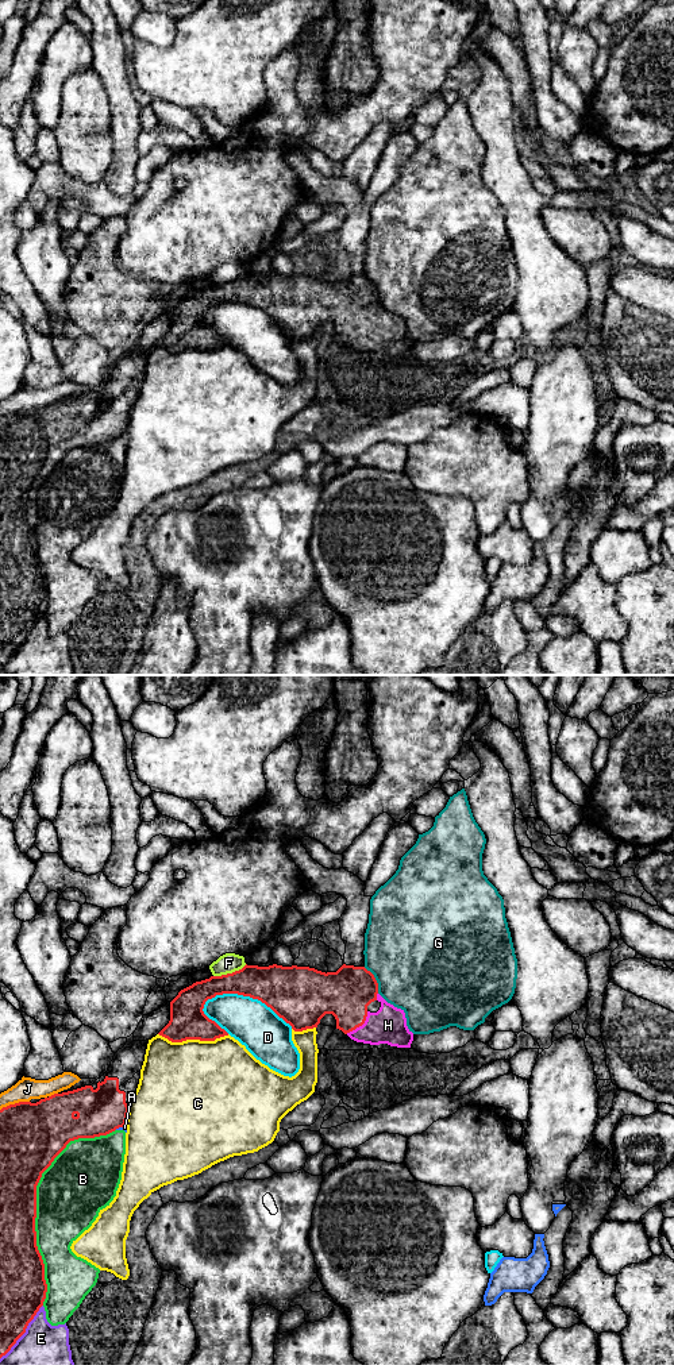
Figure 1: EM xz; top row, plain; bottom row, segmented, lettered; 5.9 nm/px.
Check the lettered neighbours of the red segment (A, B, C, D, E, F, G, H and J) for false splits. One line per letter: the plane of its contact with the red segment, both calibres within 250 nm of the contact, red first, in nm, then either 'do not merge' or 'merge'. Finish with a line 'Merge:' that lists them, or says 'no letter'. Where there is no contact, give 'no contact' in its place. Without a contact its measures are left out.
A: meets red in xz; 280 nm thick on the red side, 30 nm on the other; do not merge
B: meets red in xz; 280 nm thick on the red side, 400 nm on the other; do not merge
C: meets red in xz; 220 nm thick on the red side, 480 nm on the other; do not merge
D: meets red in xz; 300 nm thick on the red side, 280 nm on the other; do not merge
E: meets red in xz; 280 nm thick on the red side, 400 nm on the other; do not merge
F: meets red in xz; 220 nm thick on the red side, 120 nm on the other; do not merge
G: meets red in xz; 300 nm thick on the red side, 480 nm on the other; do not merge
H: meets red in xz; 300 nm thick on the red side, 220 nm on the other; merge
J: meets red in xz; 360 nm thick on the red side, 140 nm on the other; do not merge
Merge: H

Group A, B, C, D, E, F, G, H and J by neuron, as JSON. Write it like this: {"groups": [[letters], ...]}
{"groups": [["A", "B"], ["C"], ["D"], ["E"], ["F"], ["G"], ["H"], ["J"]]}

